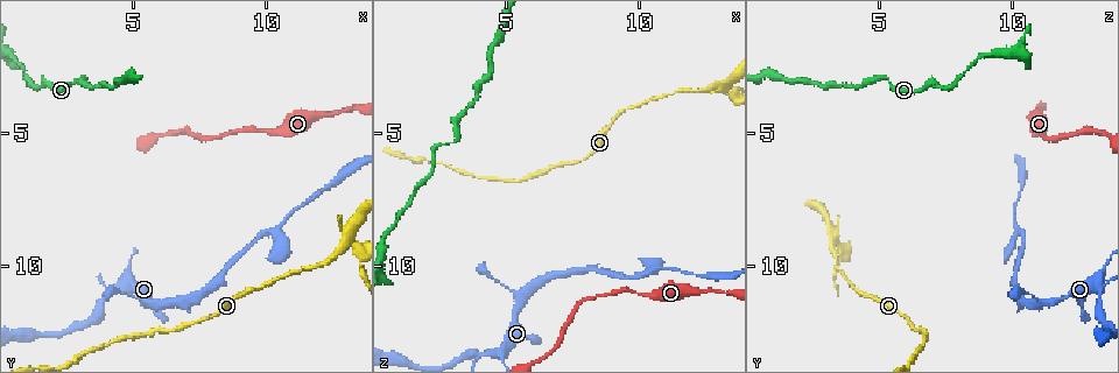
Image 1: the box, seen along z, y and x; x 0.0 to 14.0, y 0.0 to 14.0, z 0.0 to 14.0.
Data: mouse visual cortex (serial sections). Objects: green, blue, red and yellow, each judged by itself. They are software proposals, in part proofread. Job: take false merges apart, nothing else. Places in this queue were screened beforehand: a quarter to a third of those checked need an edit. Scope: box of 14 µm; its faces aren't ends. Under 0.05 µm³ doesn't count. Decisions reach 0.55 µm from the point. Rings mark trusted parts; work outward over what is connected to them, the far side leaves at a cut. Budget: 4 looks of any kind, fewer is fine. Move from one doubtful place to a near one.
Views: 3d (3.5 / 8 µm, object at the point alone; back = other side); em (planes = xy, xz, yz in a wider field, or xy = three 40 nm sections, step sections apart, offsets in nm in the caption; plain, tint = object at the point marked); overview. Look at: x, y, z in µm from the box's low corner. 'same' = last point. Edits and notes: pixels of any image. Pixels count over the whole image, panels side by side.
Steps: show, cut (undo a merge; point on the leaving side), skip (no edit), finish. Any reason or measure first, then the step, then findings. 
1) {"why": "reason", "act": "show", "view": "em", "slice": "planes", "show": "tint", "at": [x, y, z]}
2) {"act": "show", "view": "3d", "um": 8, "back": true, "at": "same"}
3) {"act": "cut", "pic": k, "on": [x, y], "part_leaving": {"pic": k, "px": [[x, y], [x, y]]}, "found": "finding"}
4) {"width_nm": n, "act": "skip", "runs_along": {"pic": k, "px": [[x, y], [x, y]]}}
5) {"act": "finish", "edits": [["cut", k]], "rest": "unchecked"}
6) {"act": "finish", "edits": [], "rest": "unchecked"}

{"act": "show", "view": "3d", "um": 3.5, "at": [4.1, 10.8, 13.3]}

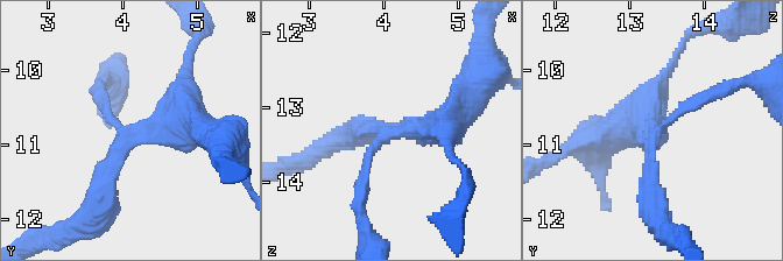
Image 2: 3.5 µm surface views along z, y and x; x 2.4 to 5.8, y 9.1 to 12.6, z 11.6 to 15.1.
{"arms": 3, "arm_widths_nm": [150, 200, 450], "act": "show", "view": "em", "slice": "xy", "step": 1, "show": "tint", "at": [4.15, 10.85, 13.30]}

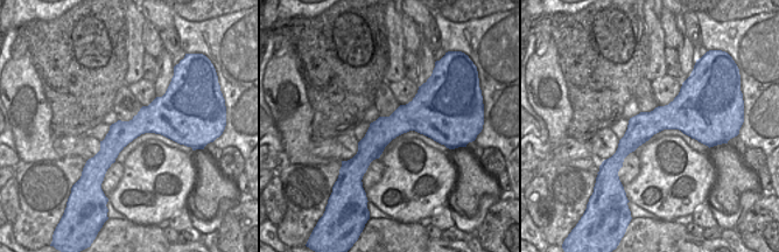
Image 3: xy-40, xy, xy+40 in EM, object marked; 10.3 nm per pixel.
{"width_nm": 280, "act": "skip", "runs_along": {"pic": 3, "px": [[701, 118], [660, 118], [615, 159]]}, "found": "one cell here"}

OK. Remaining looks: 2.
{"why": "three arms meet", "act": "show", "view": "3d", "um": 8, "at": [10.4, 8.6, 10.1]}

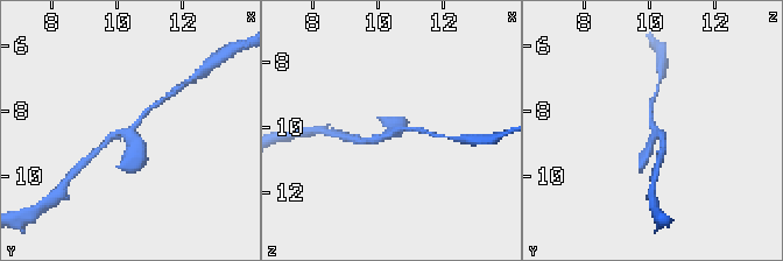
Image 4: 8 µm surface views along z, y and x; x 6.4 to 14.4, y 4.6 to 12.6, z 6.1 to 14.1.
{"act": "show", "view": "3d", "um": 3.5, "at": [10.3, 8.6, 10.2]}

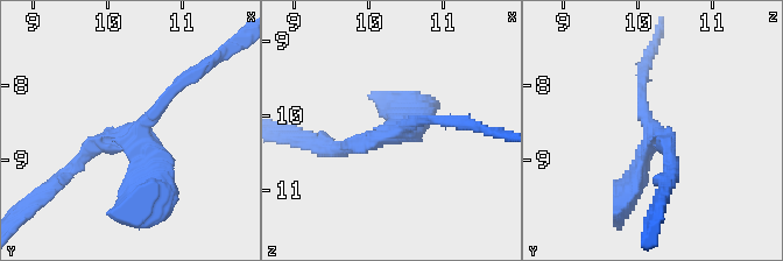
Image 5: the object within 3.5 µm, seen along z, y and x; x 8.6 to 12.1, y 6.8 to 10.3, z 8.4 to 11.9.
{"arms": 3, "arm_widths_nm": [150, 200, 250], "act": "skip", "runs_along": {"pic": 5, "px": [[72, 167], [195, 73]]}, "found": "one cell here"}

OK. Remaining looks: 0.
{"act": "finish", "edits": [], "rest": "unchecked"}

